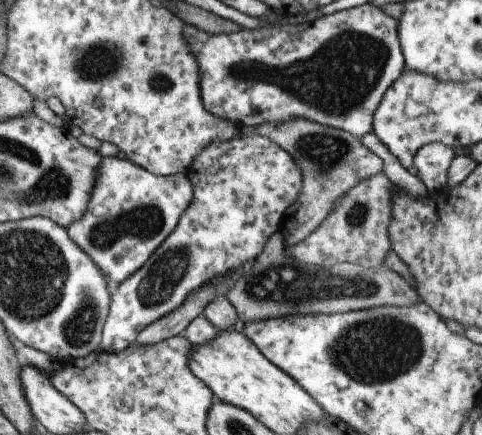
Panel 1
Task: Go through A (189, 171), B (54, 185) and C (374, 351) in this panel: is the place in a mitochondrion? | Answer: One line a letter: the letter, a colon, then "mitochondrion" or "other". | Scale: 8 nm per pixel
A: other
B: mitochondrion
C: mitochondrion

